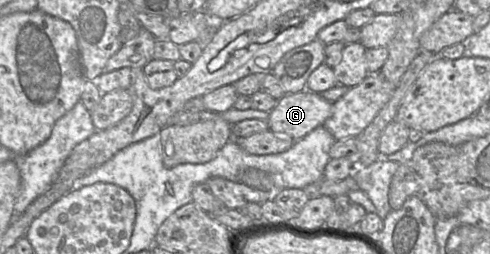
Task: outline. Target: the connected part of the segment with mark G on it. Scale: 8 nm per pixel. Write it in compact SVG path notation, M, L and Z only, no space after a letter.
M304 89L284 94L269 112L268 130L299 140L314 128L322 126L331 110L332 103L319 93Z

